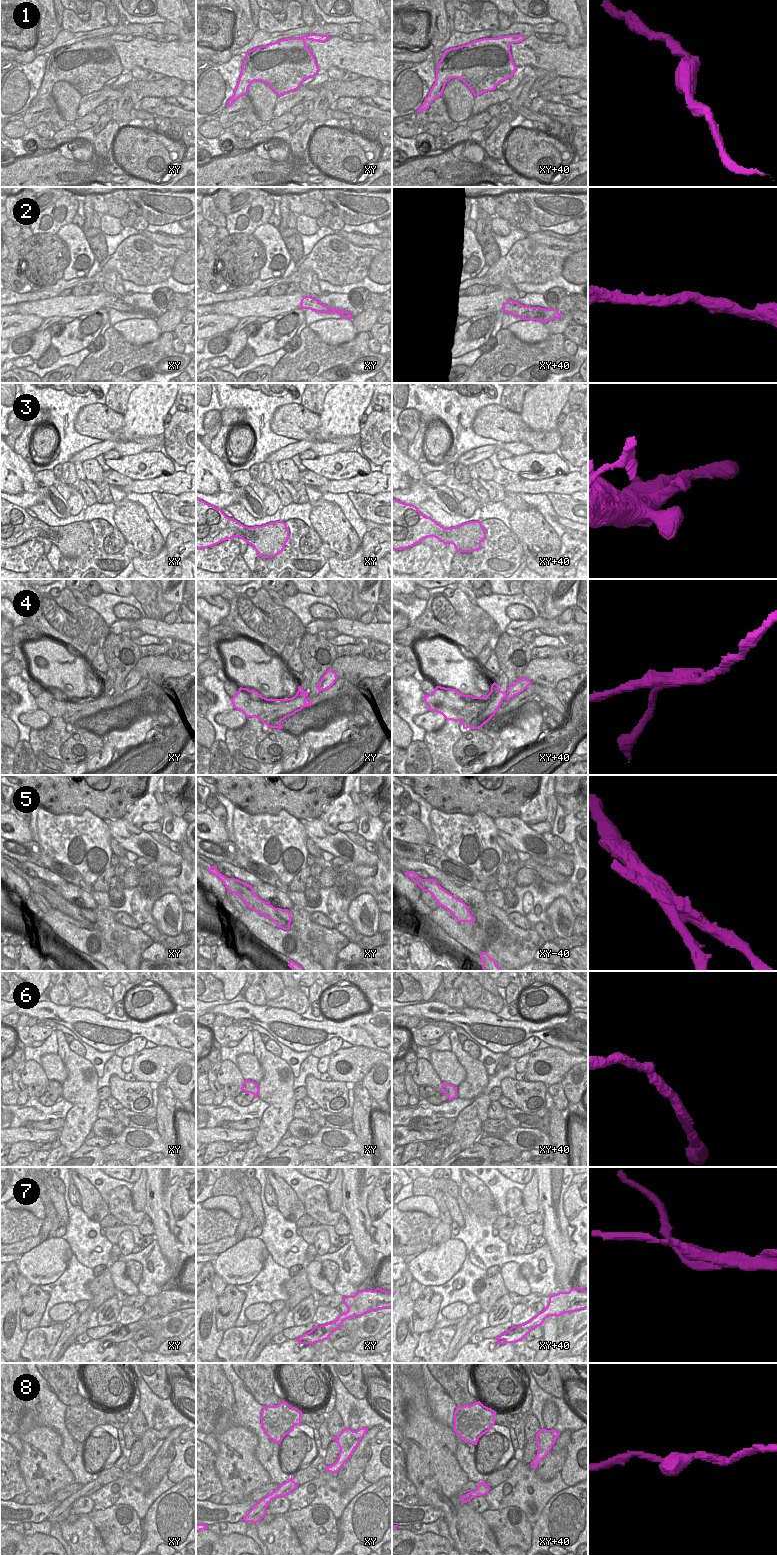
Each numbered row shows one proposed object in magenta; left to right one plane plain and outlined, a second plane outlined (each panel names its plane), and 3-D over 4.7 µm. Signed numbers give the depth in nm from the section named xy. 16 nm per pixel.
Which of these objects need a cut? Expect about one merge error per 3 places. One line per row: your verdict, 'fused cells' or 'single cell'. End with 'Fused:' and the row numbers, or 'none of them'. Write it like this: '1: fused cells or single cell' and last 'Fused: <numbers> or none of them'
1: single cell
2: single cell
3: single cell
4: fused cells
5: fused cells
6: single cell
7: fused cells
8: single cell
Fused: 4, 5, 7

